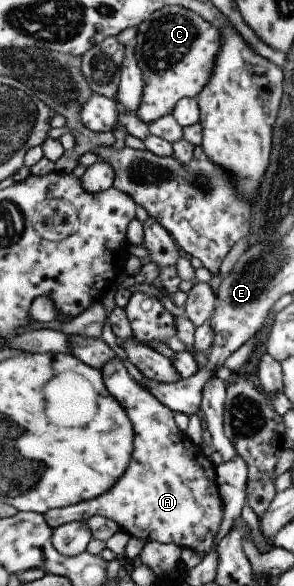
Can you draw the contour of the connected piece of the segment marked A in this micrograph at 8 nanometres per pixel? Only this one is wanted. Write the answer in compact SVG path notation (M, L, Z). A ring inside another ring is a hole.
M120 357L112 358L102 366L102 376L108 392L122 404L126 410L134 430L134 452L130 458L130 464L126 472L120 476L120 480L104 494L90 502L80 502L74 506L57 508L45 512L44 520L50 528L55 529L64 524L76 521L87 521L93 516L100 515L113 520L130 537L143 539L145 543L158 541L161 543L174 543L184 548L194 550L202 558L216 549L214 539L220 530L222 518L224 518L224 506L220 496L215 465L202 451L200 445L195 445L178 428L174 421L175 412L164 406L160 400L152 396L148 390L144 390L138 381L130 377L126 366Z

